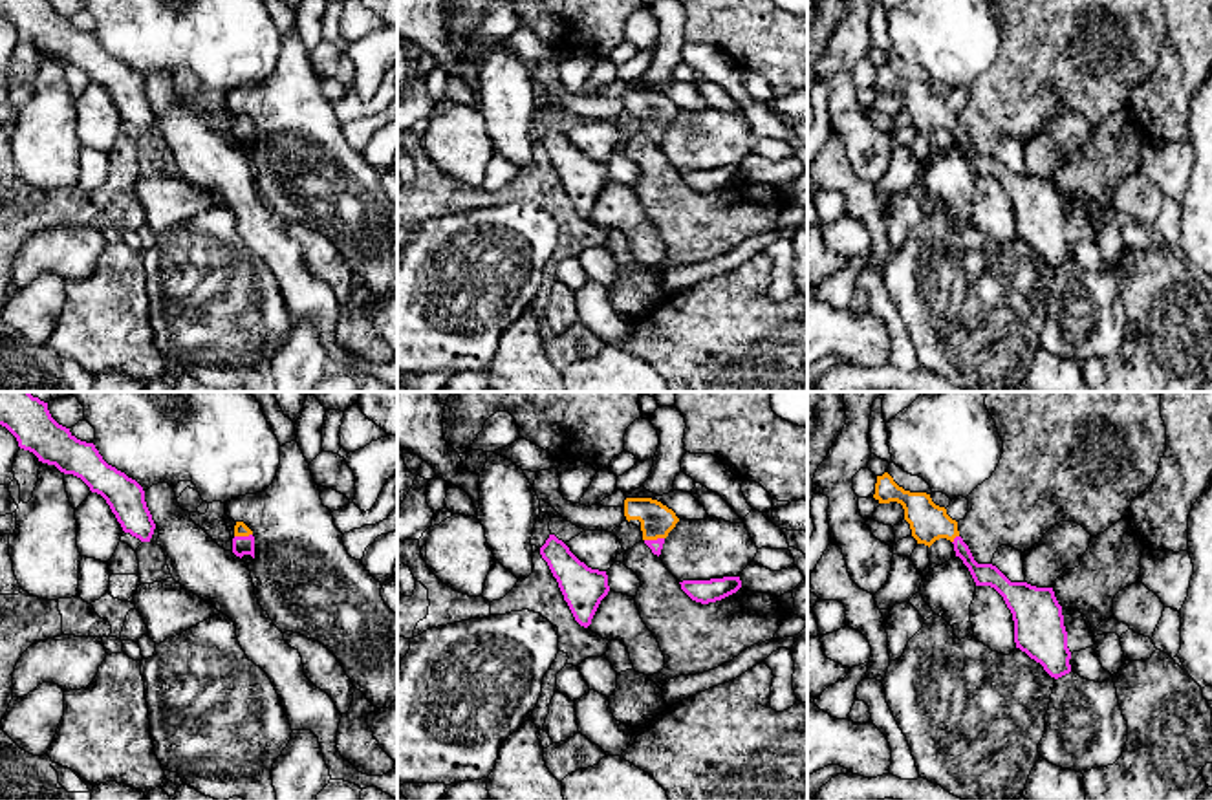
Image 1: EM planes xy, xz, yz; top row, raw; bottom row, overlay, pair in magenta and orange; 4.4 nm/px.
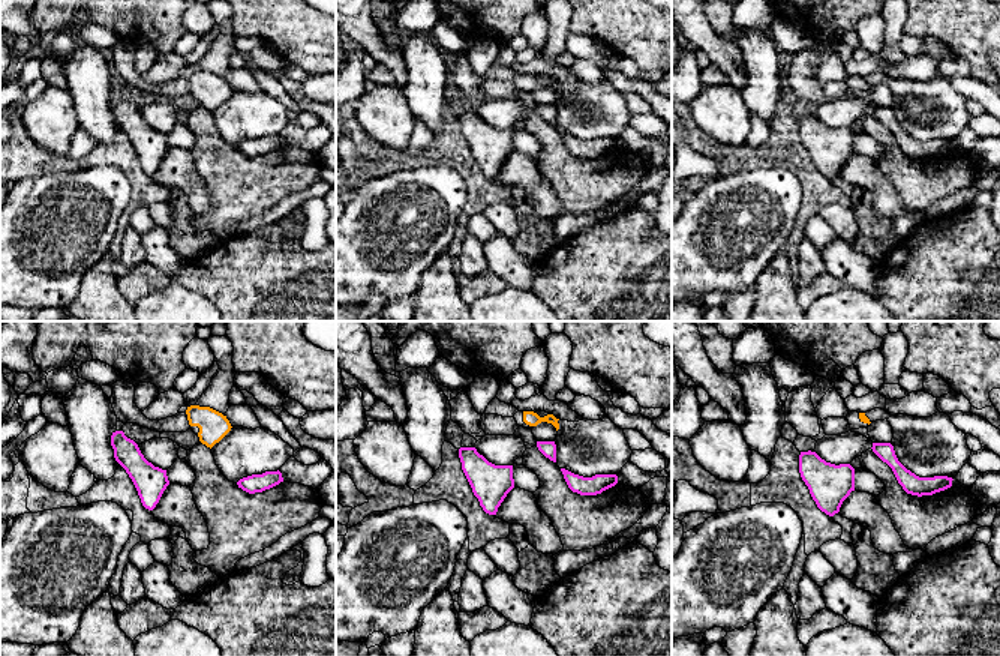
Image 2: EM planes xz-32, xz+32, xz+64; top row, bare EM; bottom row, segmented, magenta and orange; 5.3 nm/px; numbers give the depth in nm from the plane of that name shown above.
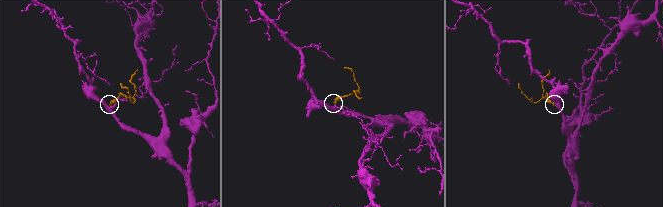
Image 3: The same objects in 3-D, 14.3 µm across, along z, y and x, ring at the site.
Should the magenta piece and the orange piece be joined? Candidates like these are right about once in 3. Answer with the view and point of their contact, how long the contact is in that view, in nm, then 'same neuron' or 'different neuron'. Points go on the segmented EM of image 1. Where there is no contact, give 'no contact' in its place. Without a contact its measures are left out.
meets magenta in xz at (654, 540); contact 90 nm long; same neuron

